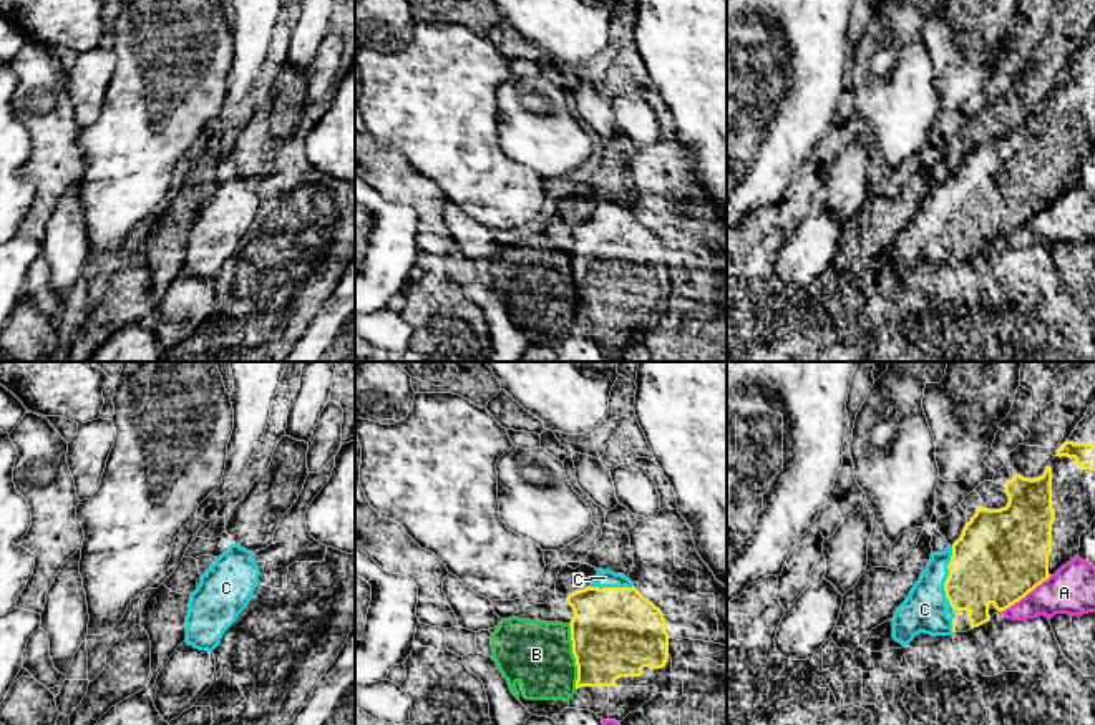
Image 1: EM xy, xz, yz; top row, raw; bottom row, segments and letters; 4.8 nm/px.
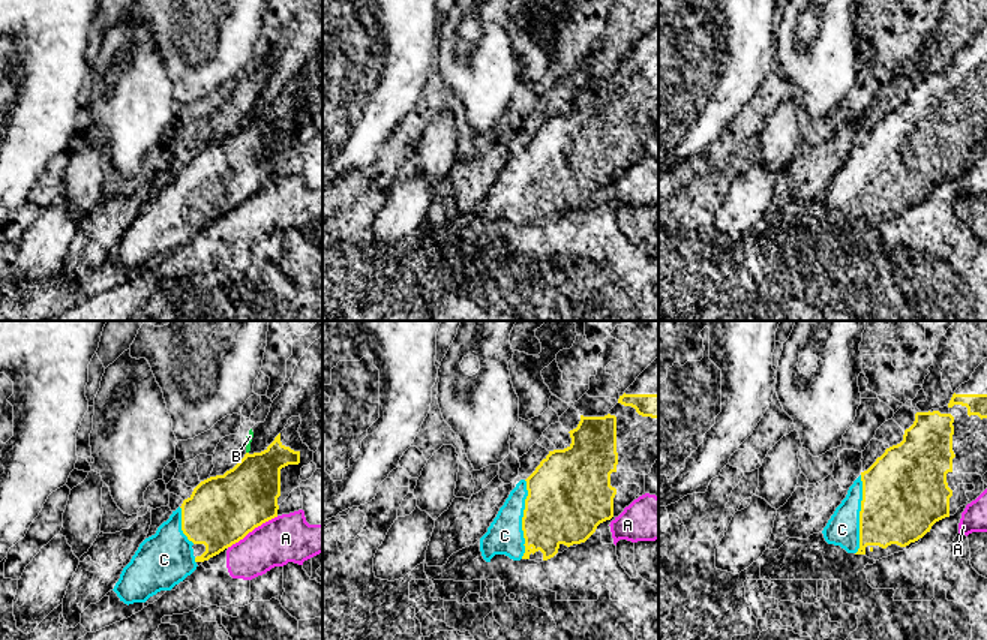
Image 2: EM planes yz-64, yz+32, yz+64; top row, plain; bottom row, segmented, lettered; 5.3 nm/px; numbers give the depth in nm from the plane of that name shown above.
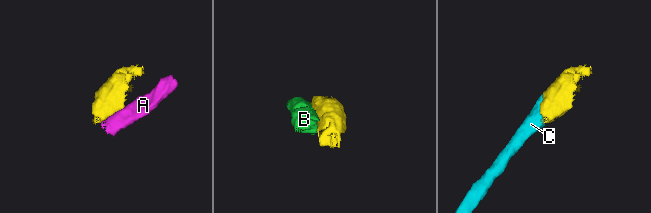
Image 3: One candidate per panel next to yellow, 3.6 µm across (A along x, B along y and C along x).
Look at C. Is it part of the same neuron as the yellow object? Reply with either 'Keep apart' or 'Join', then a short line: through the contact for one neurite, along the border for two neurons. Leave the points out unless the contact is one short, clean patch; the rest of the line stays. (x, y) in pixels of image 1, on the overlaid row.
Join

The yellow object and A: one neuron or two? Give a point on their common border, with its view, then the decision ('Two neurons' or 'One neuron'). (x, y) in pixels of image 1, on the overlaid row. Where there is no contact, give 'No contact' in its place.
Touches yellow at yz (1026, 594). Two neurons

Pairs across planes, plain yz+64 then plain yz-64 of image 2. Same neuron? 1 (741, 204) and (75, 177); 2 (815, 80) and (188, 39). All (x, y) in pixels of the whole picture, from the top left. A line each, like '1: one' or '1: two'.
1: two
2: two

